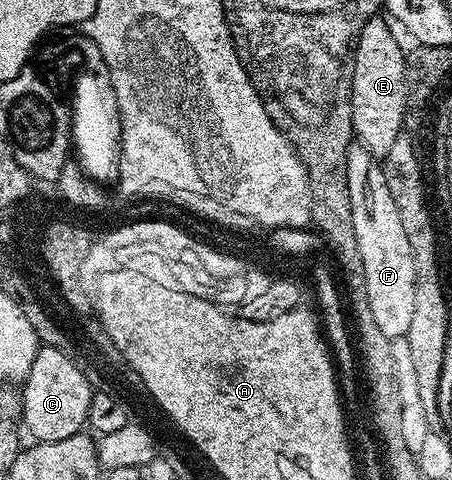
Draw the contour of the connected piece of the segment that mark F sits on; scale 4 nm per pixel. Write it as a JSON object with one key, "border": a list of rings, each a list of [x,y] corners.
{"border":[[[353,143],[348,146],[346,179],[350,187],[350,211],[354,223],[354,235],[358,235],[358,251],[362,255],[362,267],[366,275],[366,295],[370,303],[370,315],[374,315],[374,320],[384,335],[391,339],[407,338],[410,322],[414,316],[416,290],[414,255],[410,251],[410,239],[406,239],[406,231],[402,231],[402,219],[398,215],[398,207],[394,207],[390,187],[386,187],[386,175],[381,162],[373,157],[365,145]]]}

